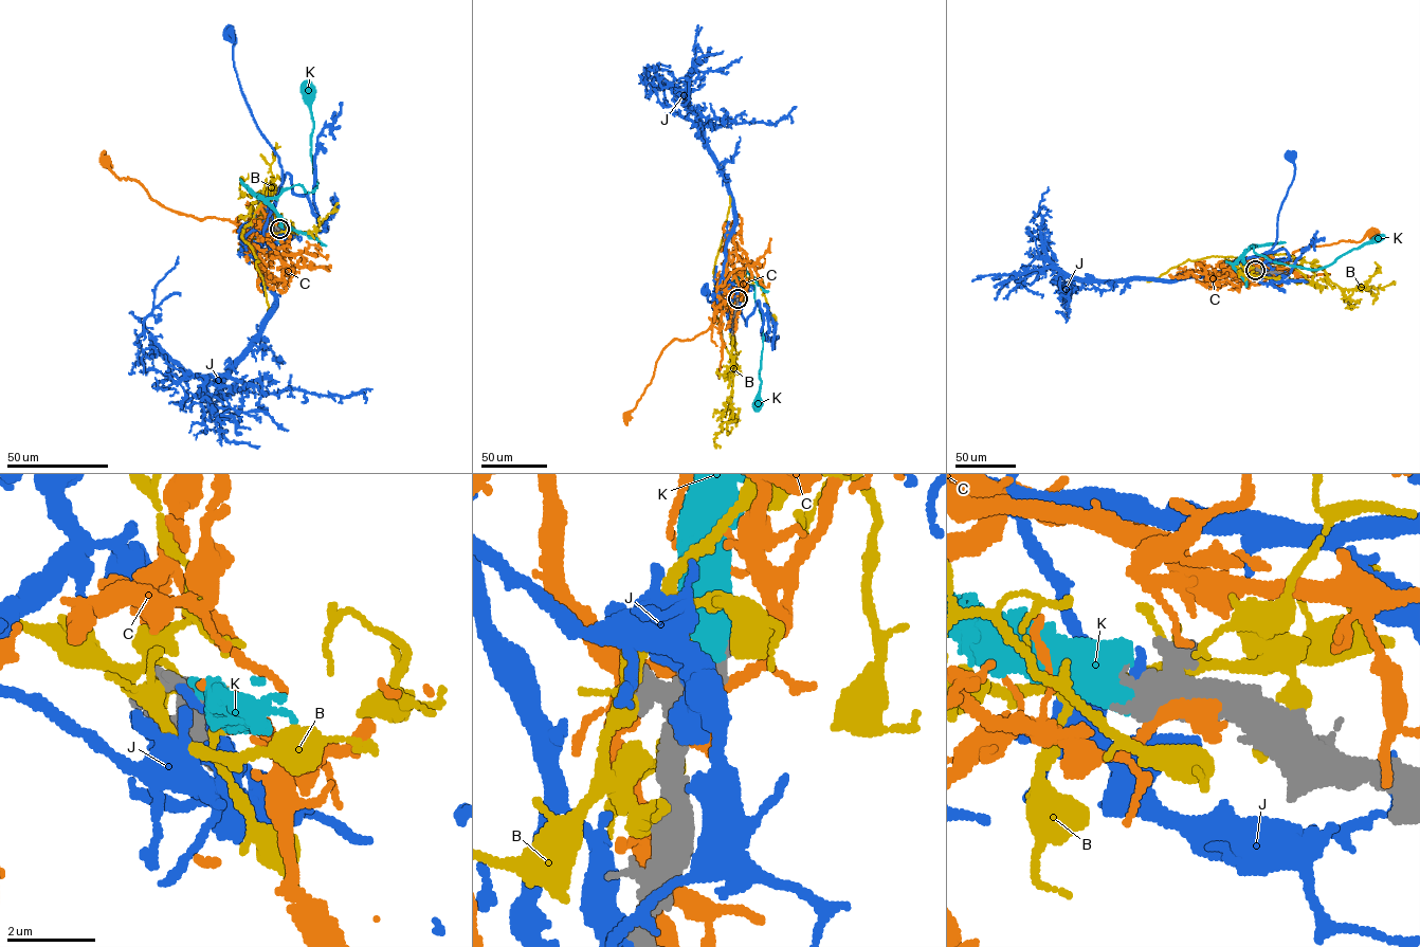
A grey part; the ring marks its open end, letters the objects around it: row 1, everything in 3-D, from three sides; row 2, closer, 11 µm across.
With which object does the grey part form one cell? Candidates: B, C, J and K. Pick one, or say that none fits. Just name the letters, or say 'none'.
K

